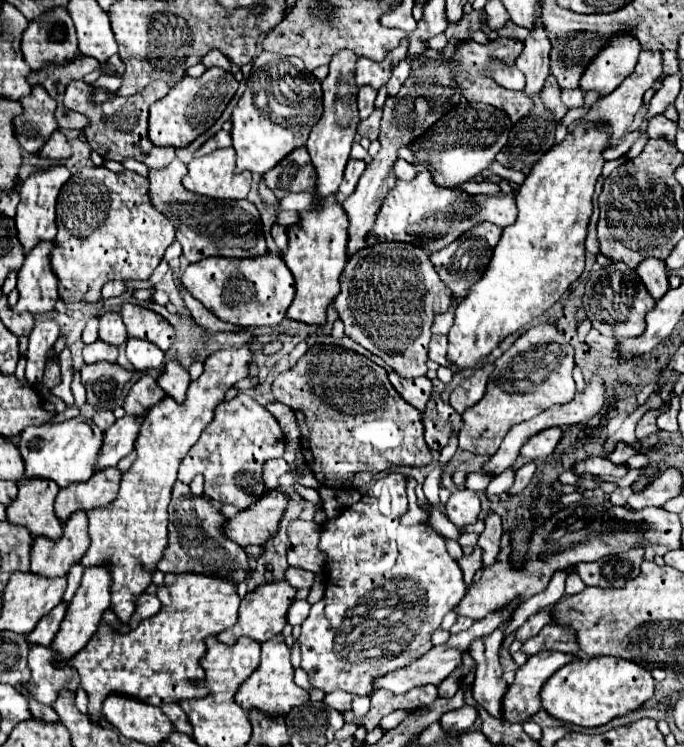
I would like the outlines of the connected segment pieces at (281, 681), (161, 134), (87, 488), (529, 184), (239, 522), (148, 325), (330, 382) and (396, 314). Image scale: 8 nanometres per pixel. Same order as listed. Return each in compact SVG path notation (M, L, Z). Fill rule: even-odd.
M277 634L277 638L271 638L261 644L261 664L247 678L247 682L241 684L241 690L237 690L235 702L247 710L259 708L267 714L287 714L293 706L301 706L309 700L309 694L295 684L293 674L295 674L295 668L291 664L291 650L283 642L283 634Z
M217 66L205 70L199 78L179 80L169 90L169 94L165 98L157 100L151 106L149 138L157 146L173 146L173 148L187 146L199 134L203 134L205 130L211 128L211 124L221 116L221 112L225 110L229 100L235 96L237 86L239 84L237 84L235 76L223 68L217 68Z
M107 468L95 472L89 482L77 482L77 486L67 486L59 490L55 498L55 512L65 522L75 510L91 510L97 506L107 506L117 496L121 482L119 468Z
M585 124L585 126L579 126L577 130L573 130L573 134L567 134L567 138L559 144L559 146L553 146L549 152L545 152L541 156L541 160L537 162L537 166L533 168L533 172L525 178L525 182L519 186L519 192L515 196L515 204L517 204L517 220L503 228L503 234L501 234L501 240L499 244L495 246L495 252L493 252L493 258L489 262L489 266L485 268L485 274L481 276L479 282L475 282L469 290L469 294L465 298L461 298L461 302L457 304L457 310L455 310L455 322L449 330L449 350L447 350L447 356L449 356L449 362L459 370L459 372L465 372L465 370L475 370L477 366L481 366L485 362L485 358L509 336L509 334L515 334L519 332L519 328L531 324L535 318L539 318L541 314L545 314L571 286L571 282L575 282L583 268L585 268L585 236L587 236L587 224L589 224L589 218L591 218L591 196L593 196L593 190L595 190L595 182L597 178L601 176L601 168L603 168L603 158L601 158L601 152L607 148L607 140L609 140L609 128L607 126L591 126L591 124Z
M277 488L273 492L265 492L253 506L237 512L237 516L223 522L223 534L237 542L241 548L249 544L261 546L267 538L277 534L277 524L283 516L285 496Z
M123 304L121 316L127 326L129 338L143 338L157 344L163 352L167 352L175 340L173 326L157 312L141 308L137 304Z
M313 344L297 360L297 364L281 372L273 382L273 396L277 402L287 404L297 418L301 430L301 448L305 462L313 476L329 488L363 488L371 478L391 466L427 466L433 458L423 438L421 412L413 410L409 402L401 402L401 396L389 386L387 370L363 354L347 350L343 346Z
M379 242L377 246L367 246L367 250L359 250L349 258L343 274L341 274L341 292L333 300L333 308L339 314L339 320L345 324L345 334L377 354L385 360L385 364L405 378L423 376L427 372L427 346L431 340L431 326L437 314L445 314L451 304L451 294L441 278L437 278L437 270L433 262L429 262L429 252L423 246L407 244L407 242Z

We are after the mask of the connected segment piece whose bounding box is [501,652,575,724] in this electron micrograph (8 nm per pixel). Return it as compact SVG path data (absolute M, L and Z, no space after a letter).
M543 652L529 656L529 660L517 670L515 682L507 688L503 698L503 722L521 724L541 710L539 690L547 678L561 666L575 660L575 656L563 652Z

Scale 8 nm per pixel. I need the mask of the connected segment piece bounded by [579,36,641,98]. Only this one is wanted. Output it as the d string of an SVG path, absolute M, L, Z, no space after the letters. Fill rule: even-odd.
M633 36L615 38L587 66L579 82L581 90L597 92L599 98L611 94L611 90L615 90L623 82L623 78L633 72L639 52L639 42Z

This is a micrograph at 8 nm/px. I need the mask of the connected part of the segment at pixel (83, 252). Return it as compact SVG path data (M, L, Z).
M103 166L79 170L67 180L67 186L61 188L57 200L57 228L57 246L53 250L51 268L59 278L59 296L65 302L97 302L103 284L109 280L149 280L167 246L175 242L173 224L153 210L149 202L149 180L129 170L115 174Z

